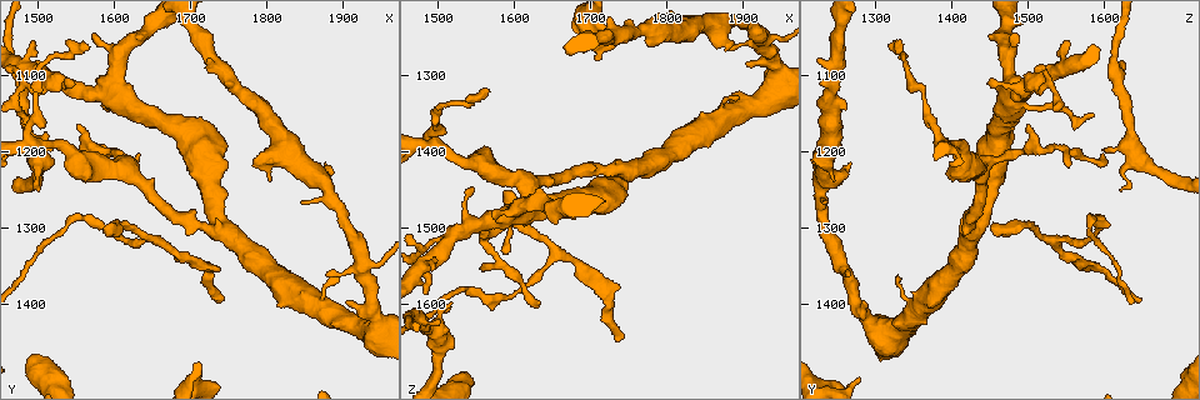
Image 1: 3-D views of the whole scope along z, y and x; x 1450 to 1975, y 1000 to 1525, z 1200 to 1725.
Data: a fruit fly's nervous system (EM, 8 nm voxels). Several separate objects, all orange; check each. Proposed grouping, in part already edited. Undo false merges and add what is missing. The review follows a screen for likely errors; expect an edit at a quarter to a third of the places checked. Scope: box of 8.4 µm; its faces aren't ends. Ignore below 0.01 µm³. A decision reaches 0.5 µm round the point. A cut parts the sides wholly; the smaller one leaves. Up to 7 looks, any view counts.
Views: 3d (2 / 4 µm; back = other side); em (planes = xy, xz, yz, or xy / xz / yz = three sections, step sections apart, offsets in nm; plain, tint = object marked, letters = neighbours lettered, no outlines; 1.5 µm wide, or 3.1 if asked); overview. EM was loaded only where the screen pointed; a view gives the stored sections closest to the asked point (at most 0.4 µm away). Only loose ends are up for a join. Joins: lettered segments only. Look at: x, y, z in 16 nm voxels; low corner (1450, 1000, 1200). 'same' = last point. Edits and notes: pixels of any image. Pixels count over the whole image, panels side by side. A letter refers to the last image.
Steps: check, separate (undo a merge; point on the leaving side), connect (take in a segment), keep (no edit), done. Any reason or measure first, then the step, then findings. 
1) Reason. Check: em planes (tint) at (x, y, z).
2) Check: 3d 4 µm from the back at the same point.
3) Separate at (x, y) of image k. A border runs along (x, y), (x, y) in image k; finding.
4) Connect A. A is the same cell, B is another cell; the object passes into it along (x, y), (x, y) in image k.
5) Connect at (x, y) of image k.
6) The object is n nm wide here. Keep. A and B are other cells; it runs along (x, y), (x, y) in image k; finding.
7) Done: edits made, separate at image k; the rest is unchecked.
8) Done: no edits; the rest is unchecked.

Thin neck. Check: 3d 2 µm at (1620, 1320, 1575).

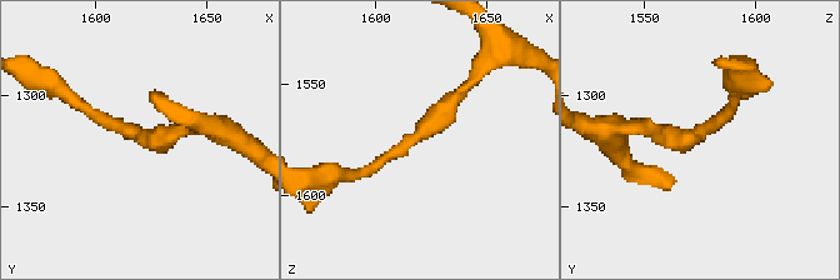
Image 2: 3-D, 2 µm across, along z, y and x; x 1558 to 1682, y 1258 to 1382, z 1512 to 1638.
The arms are 170, 180 nm wide. Check: em xy step 8 (letters) at (1617, 1320, 1574).

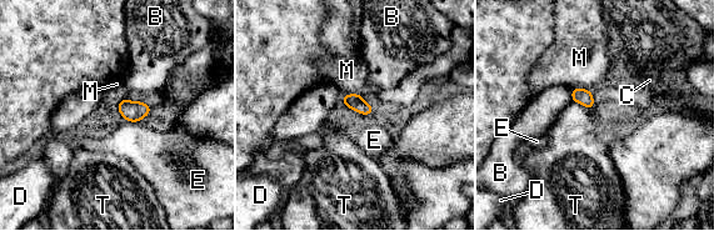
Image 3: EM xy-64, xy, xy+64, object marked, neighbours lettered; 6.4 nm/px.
The object is 100 nm wide here. Keep. B, C, D, E, M and T are other cells; a border runs along (573, 100), (592, 110) in image 3; continuous, no second cell.

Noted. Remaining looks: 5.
Tapers out. Check: em planes (plain) at (1740, 1395, 1650).

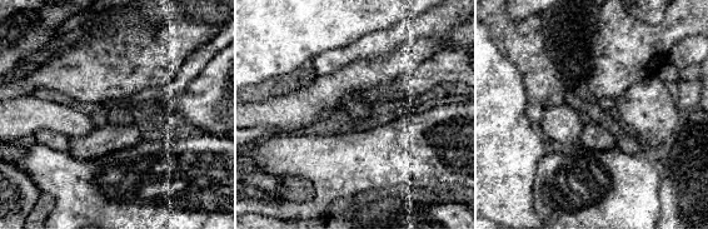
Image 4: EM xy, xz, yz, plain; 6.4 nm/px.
Check: em planes (letters) at the same point.

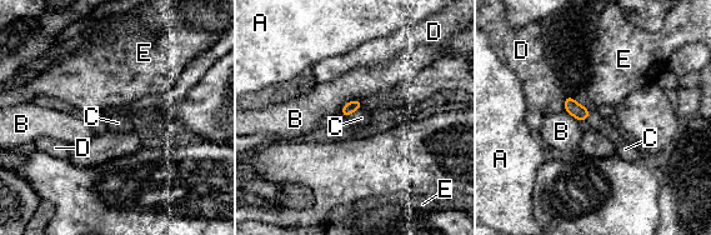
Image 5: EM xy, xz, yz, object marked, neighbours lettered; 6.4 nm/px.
Connect C. C is the same cell, A, B, D and E are other cells; the object passes into it along (354, 105), (354, 111), (361, 118) in image 5; the cell continues.

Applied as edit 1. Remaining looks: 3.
See it whole again. Check: overview.

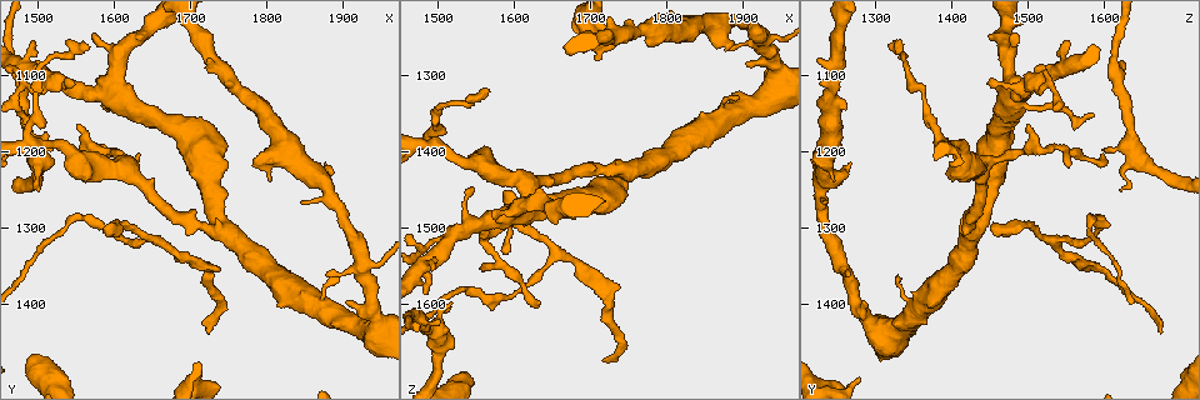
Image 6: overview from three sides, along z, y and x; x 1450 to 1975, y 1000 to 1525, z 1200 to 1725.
Sharp bend. Check: 3d 4 µm at (1495, 1185, 1385).

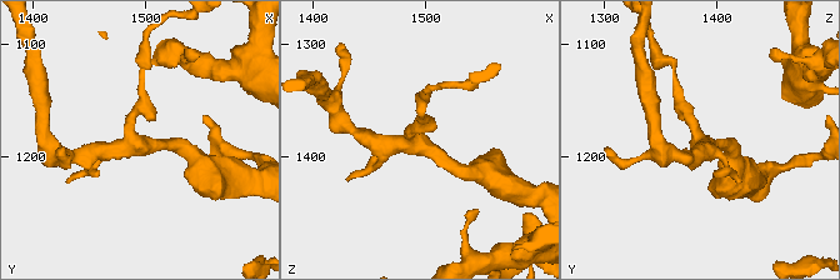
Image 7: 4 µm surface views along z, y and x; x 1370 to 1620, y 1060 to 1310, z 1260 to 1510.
3 arms meet here; now the EM. Check: em xy step 8 (letters) at (1496, 1188, 1390).

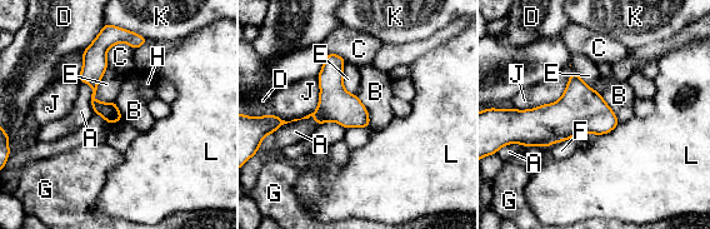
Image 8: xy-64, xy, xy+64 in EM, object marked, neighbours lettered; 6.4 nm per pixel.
The object is 200 nm wide here. Keep. A, B, C, D, E, F, G, H, J, K and L are other cells; it runs along (104, 45), (94, 100), (114, 119) in image 8; continuous, no second cell.

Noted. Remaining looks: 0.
Done: edits made, connect at image 5; the rest is unchecked.

